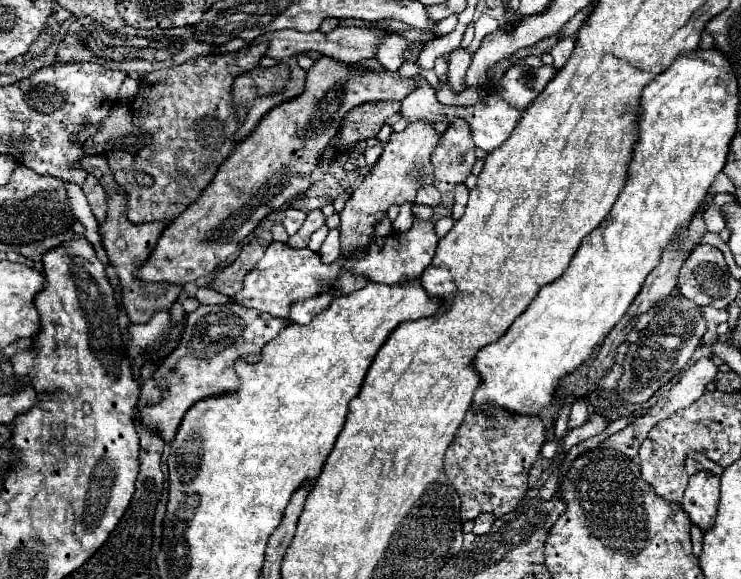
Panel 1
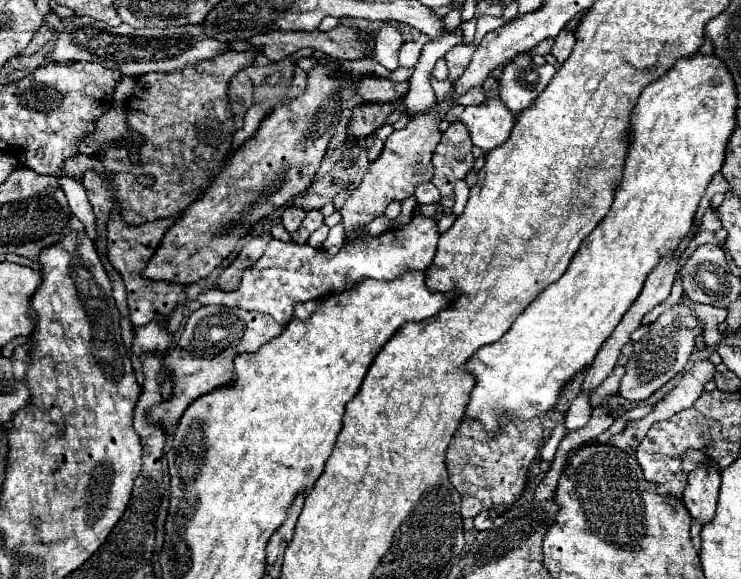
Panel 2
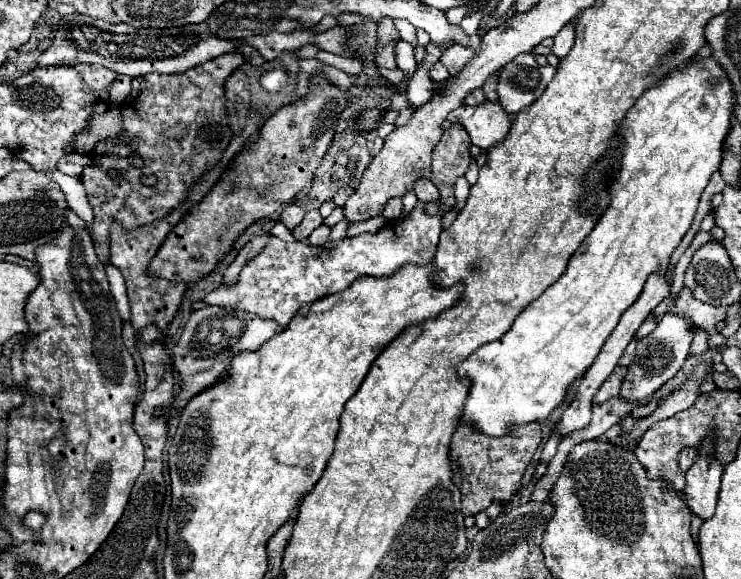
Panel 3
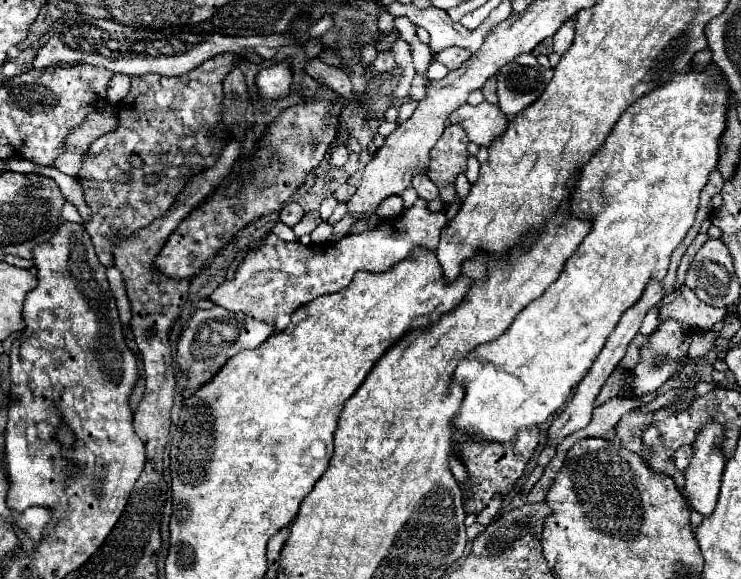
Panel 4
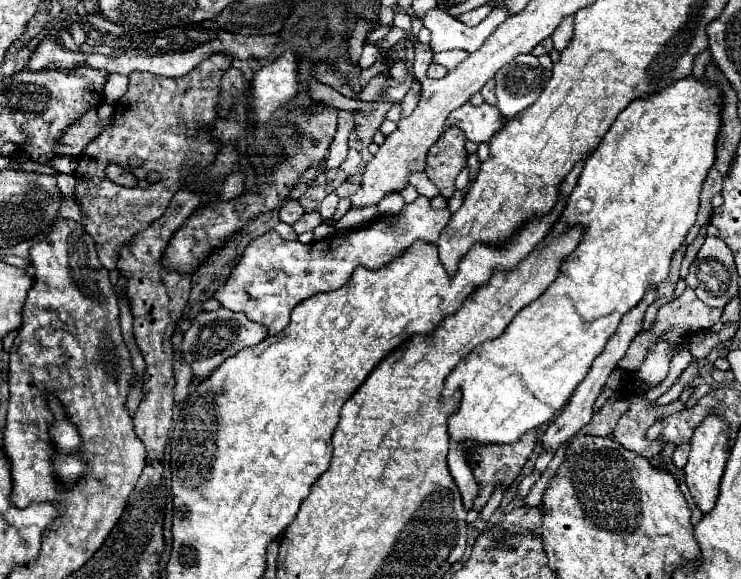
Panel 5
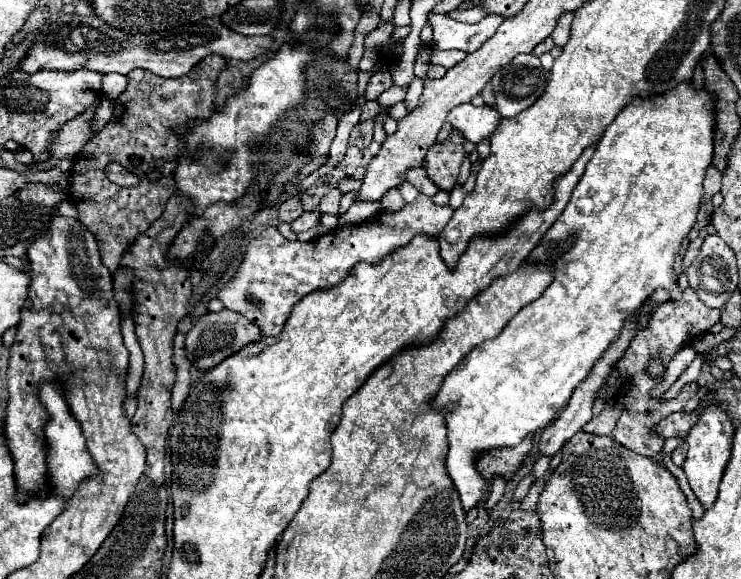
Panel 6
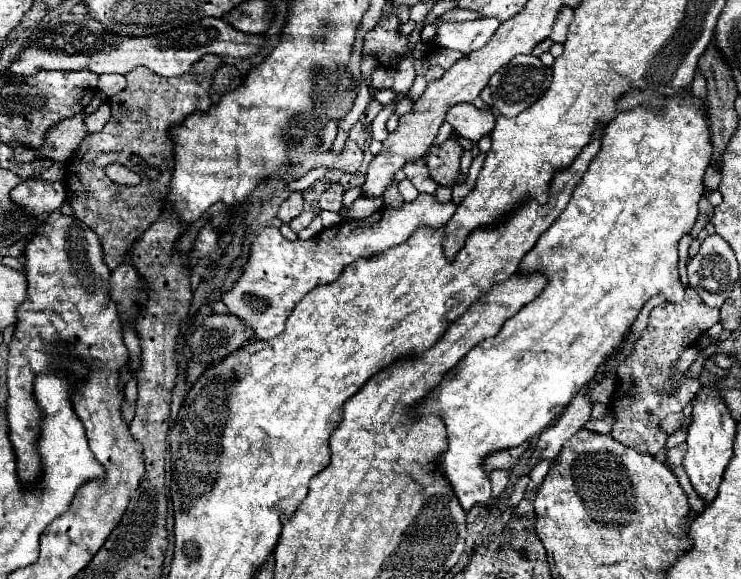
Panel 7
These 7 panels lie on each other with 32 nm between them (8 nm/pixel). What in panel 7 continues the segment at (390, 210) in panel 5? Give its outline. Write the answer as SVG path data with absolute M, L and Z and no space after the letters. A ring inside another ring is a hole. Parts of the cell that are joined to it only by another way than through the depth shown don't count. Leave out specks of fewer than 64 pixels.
M394 184L392 188L388 188L386 192L384 192L384 206L386 208L400 208L402 204L404 204L404 200L402 200L402 196L400 196L400 192L398 192L398 188L396 188L398 184Z

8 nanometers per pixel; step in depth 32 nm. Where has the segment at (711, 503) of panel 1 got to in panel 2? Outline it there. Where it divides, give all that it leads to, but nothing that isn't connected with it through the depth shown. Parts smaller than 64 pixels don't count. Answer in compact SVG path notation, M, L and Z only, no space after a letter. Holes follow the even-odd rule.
M698 466L694 472L688 474L688 486L684 490L682 502L690 516L700 522L702 526L712 522L718 504L718 490L720 490L720 472L710 466Z

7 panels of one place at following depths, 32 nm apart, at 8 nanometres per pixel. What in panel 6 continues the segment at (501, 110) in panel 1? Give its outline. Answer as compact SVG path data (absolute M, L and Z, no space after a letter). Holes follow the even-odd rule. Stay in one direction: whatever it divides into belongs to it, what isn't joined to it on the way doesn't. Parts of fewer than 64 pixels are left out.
M460 104L448 114L448 122L460 130L466 140L470 142L482 142L490 138L494 128L498 128L500 114L492 106L472 106L472 104Z

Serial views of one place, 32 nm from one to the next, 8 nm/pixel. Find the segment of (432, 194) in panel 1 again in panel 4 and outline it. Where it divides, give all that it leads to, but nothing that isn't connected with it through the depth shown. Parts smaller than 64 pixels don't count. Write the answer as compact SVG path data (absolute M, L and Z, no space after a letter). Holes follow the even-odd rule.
M414 176L412 186L414 186L418 198L422 198L422 200L438 198L438 188L434 186L434 182L428 176Z

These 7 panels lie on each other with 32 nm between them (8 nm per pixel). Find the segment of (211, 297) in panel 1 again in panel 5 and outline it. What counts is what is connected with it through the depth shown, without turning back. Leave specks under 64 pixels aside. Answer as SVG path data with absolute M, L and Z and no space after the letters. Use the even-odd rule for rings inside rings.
M418 196L416 202L406 204L398 216L378 216L364 230L350 230L322 242L286 242L274 230L270 230L248 244L240 264L234 268L226 284L216 290L214 298L220 302L220 306L232 312L244 312L250 320L260 322L272 334L278 334L288 326L290 312L296 304L320 292L342 288L358 266L384 268L384 264L404 254L416 240L436 246L438 236L448 220L448 208L434 210L430 200Z

